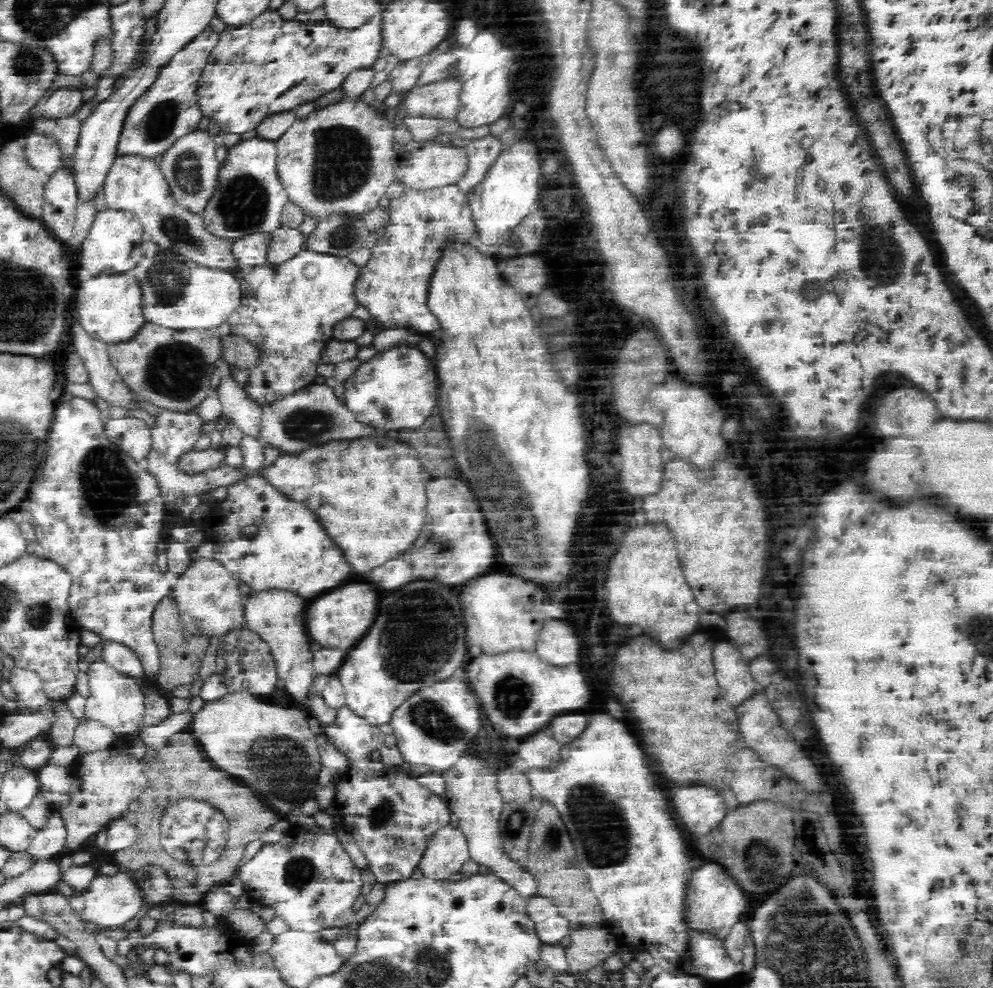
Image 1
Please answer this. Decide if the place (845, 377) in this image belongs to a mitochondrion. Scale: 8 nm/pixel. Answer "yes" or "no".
no

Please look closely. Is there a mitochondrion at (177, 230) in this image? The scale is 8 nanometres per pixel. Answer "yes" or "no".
yes

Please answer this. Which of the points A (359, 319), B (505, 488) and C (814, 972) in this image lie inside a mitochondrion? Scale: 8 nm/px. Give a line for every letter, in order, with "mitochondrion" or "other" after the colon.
A: other
B: mitochondrion
C: mitochondrion

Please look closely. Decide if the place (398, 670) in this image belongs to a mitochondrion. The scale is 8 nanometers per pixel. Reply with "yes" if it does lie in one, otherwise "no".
yes

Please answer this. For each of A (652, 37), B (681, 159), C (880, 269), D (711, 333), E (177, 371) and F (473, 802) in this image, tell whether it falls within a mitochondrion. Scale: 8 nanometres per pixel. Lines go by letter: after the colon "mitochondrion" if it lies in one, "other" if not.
A: other
B: other
C: mitochondrion
D: other
E: mitochondrion
F: other

